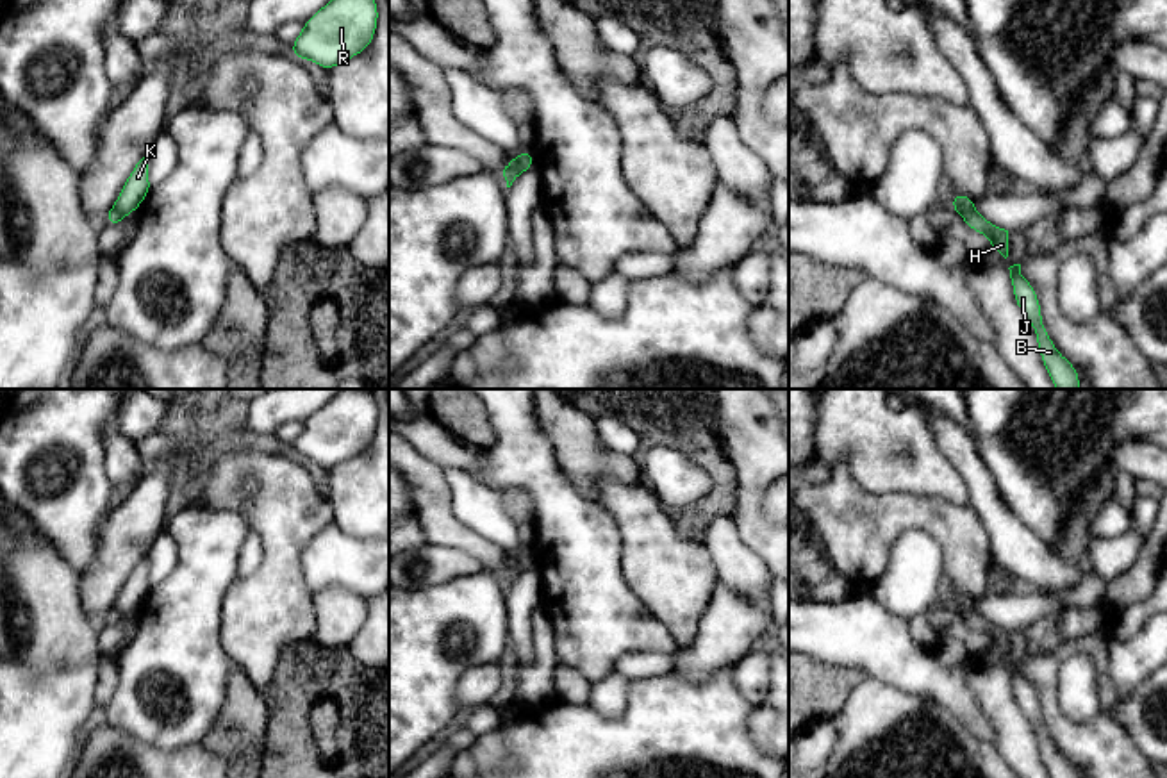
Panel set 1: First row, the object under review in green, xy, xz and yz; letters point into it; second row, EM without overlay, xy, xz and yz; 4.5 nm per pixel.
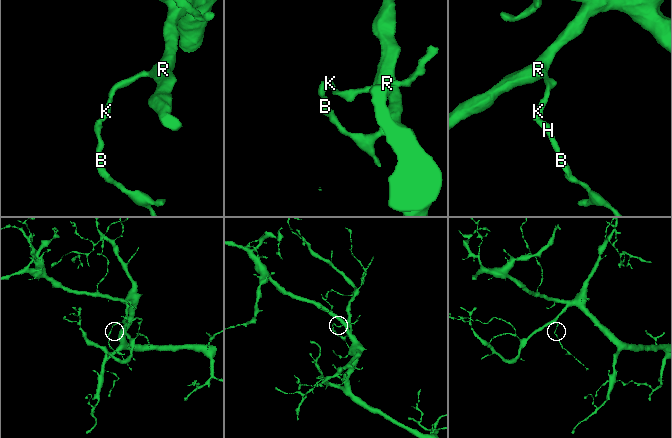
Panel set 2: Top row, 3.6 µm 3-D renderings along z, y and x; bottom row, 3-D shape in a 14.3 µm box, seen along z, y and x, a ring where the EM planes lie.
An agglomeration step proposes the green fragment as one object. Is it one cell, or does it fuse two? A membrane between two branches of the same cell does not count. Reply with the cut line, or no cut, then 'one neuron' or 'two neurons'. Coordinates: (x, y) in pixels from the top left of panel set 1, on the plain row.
cut in yz along (973, 607), (959, 612); two neurons

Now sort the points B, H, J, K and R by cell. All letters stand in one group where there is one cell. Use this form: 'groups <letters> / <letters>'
groups B H J / K R

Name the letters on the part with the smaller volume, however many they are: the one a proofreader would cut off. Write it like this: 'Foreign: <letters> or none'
Foreign: B, H, J

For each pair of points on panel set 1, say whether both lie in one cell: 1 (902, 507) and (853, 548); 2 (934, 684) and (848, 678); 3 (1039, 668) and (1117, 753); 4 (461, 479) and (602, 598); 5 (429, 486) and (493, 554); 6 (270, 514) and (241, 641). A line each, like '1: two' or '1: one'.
1: one
2: two
3: one
4: two
5: one
6: one

